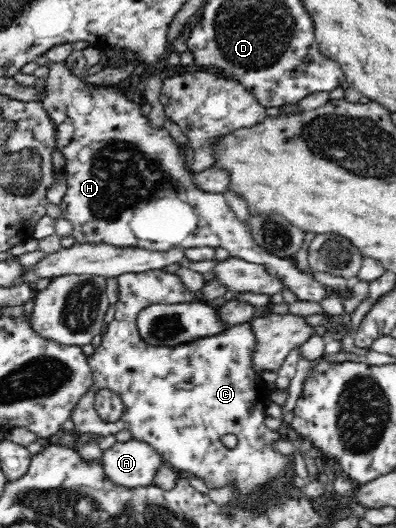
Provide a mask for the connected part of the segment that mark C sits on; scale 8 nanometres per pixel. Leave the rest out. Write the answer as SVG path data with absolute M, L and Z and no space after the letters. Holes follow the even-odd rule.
M163 270L126 273L118 279L118 300L114 303L114 320L107 325L107 330L95 352L88 356L94 378L94 387L112 389L121 395L125 403L124 415L116 422L105 422L93 409L93 391L85 393L74 408L70 420L74 429L84 435L114 435L118 431L130 431L134 440L150 444L158 456L182 474L201 476L209 489L222 487L229 482L235 483L235 497L244 498L245 493L252 493L268 487L267 484L289 469L289 456L284 456L273 449L272 441L285 436L284 431L272 431L264 425L264 409L273 401L273 392L262 382L260 375L254 372L250 364L250 351L254 347L254 334L250 324L245 323L220 333L203 337L190 343L181 343L172 347L153 346L146 343L136 329L136 313L142 305L149 302L190 302L197 301L198 295L189 290L178 275ZM236 435L237 445L228 448L222 437Z

